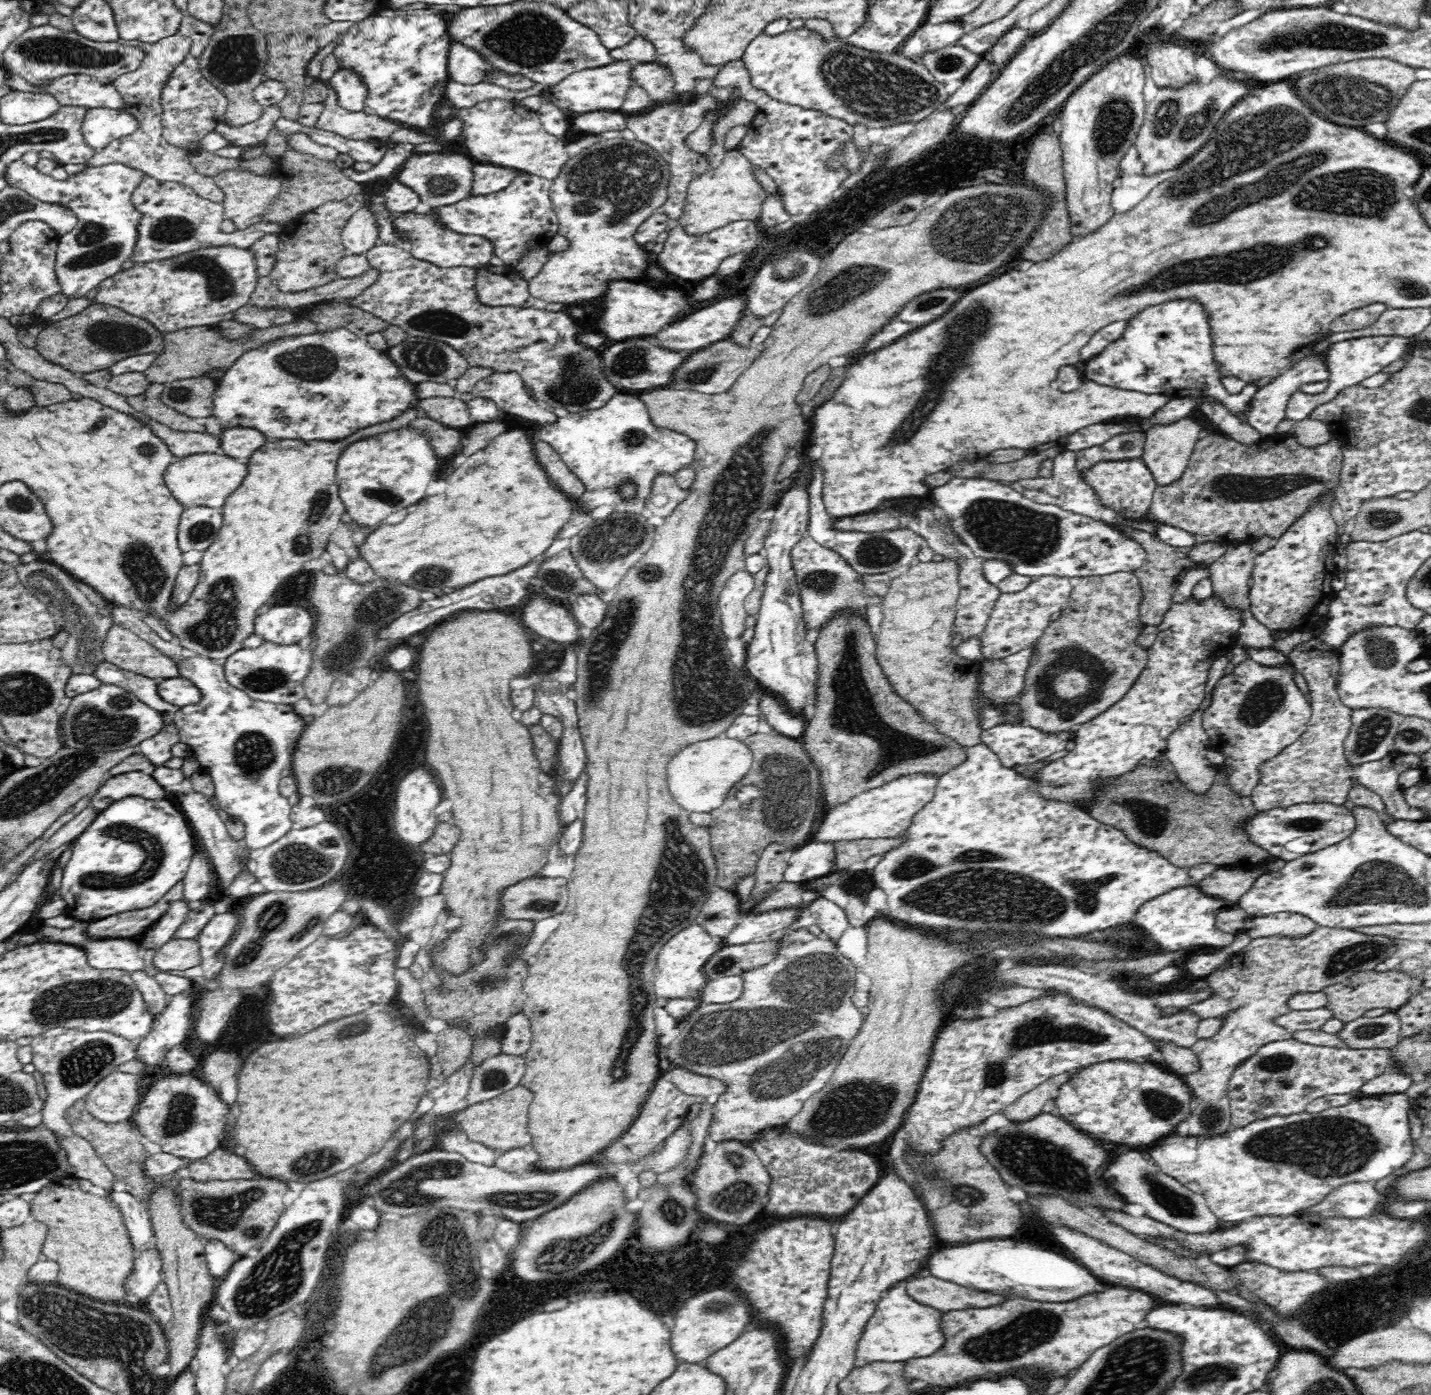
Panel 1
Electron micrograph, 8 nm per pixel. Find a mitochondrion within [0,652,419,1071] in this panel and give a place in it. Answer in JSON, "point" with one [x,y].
{"point":[103,997]}

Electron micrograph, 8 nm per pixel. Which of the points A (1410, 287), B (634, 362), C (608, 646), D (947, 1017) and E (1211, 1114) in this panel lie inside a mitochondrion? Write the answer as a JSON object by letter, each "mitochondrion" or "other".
{"A":"mitochondrion","B":"mitochondrion","C":"mitochondrion","D":"other","E":"mitochondrion"}

